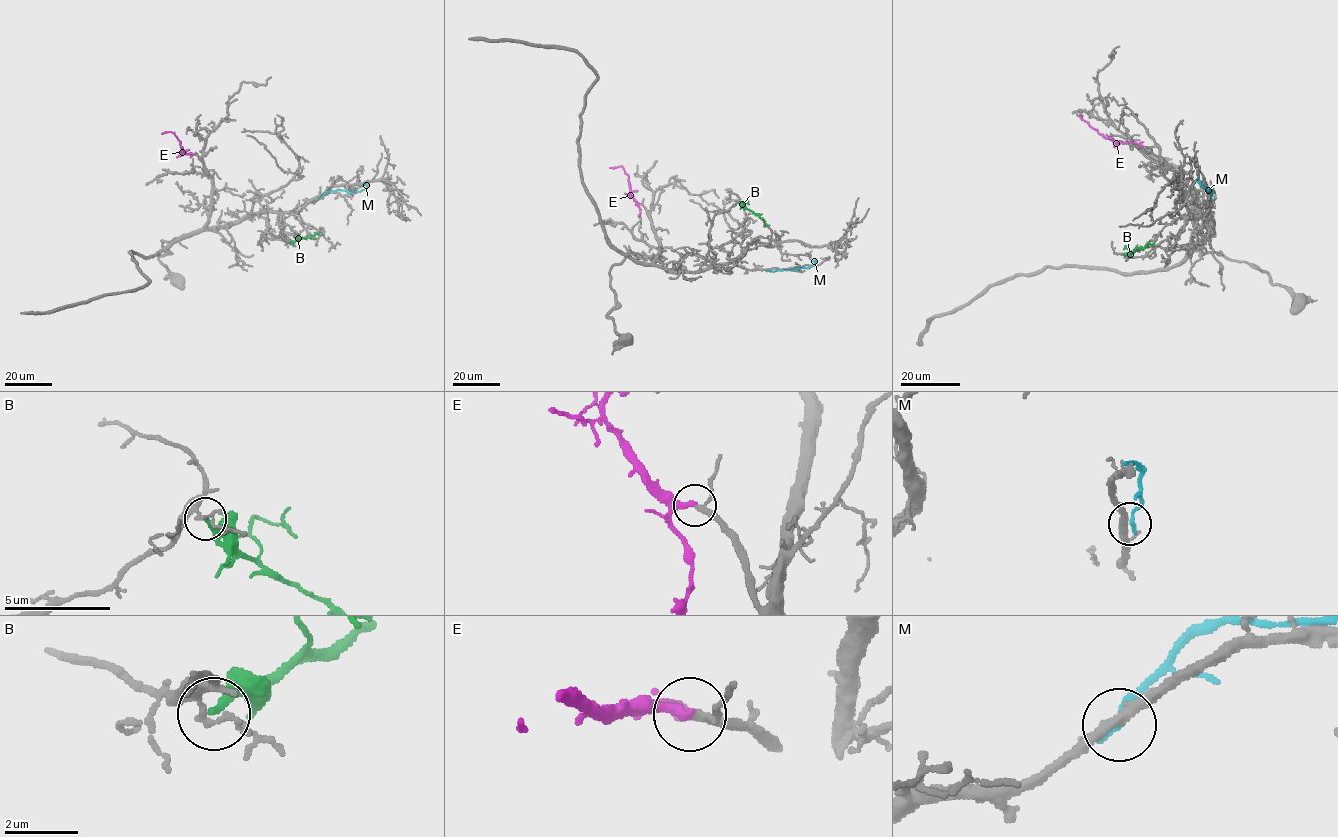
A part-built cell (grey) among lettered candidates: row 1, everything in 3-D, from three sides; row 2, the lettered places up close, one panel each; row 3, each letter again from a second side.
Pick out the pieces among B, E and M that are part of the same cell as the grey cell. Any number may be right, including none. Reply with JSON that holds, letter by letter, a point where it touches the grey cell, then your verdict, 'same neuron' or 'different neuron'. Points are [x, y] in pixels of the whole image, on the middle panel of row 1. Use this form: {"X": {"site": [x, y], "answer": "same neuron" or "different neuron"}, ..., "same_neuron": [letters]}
{"B": {"site": [739, 202], "answer": "different neuron"}, "E": {"site": [641, 204], "answer": "same neuron"}, "M": {"site": [769, 270], "answer": "different neuron"}, "same_neuron": ["E"]}

